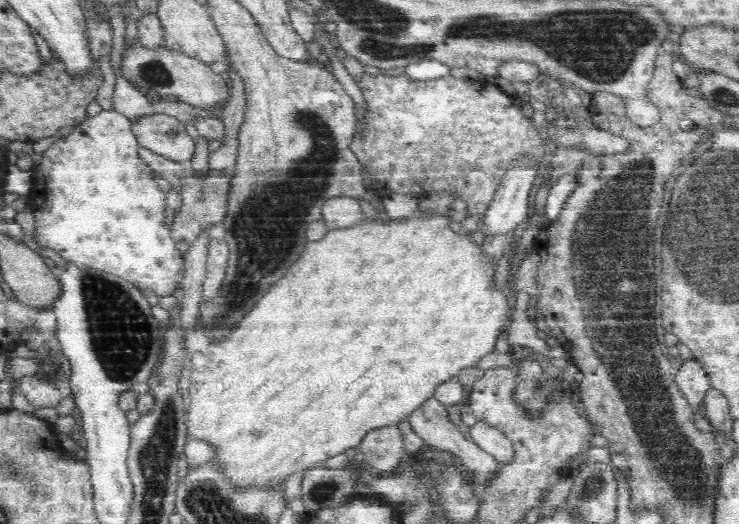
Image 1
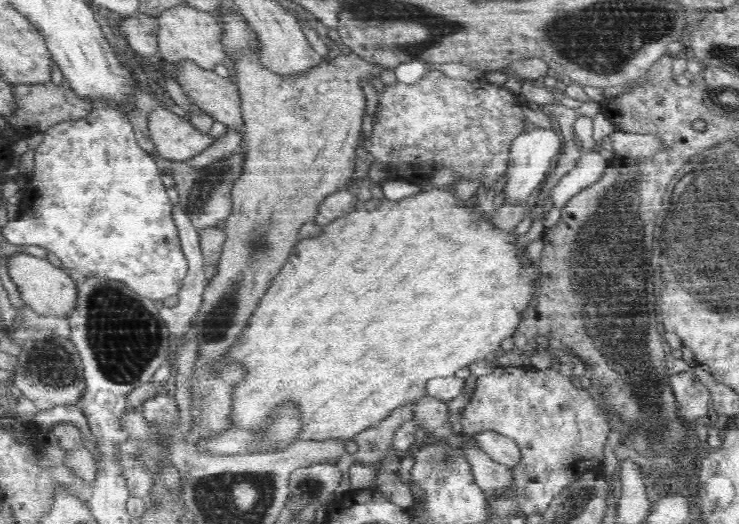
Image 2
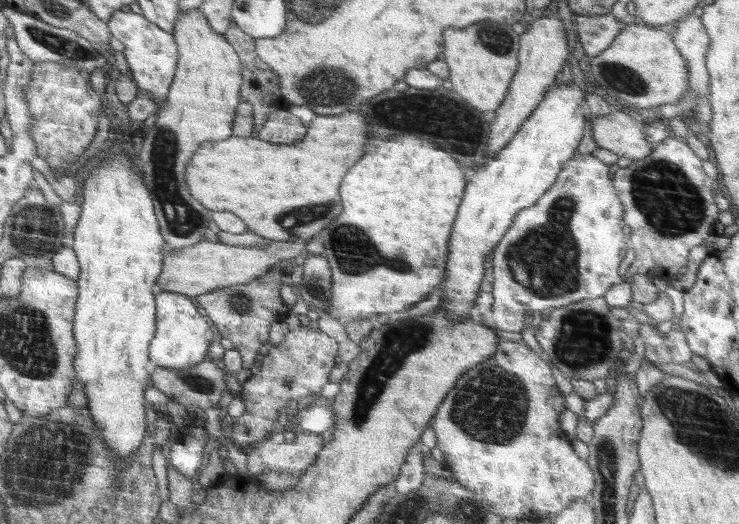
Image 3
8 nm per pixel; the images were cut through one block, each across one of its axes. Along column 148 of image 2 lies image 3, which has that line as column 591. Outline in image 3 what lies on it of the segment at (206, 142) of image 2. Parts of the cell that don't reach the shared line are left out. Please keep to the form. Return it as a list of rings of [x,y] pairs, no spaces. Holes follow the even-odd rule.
[[[623,106],[616,113],[590,118],[589,128],[600,148],[615,152],[624,162],[648,157],[655,146],[644,139],[644,133],[630,116],[630,109]]]

